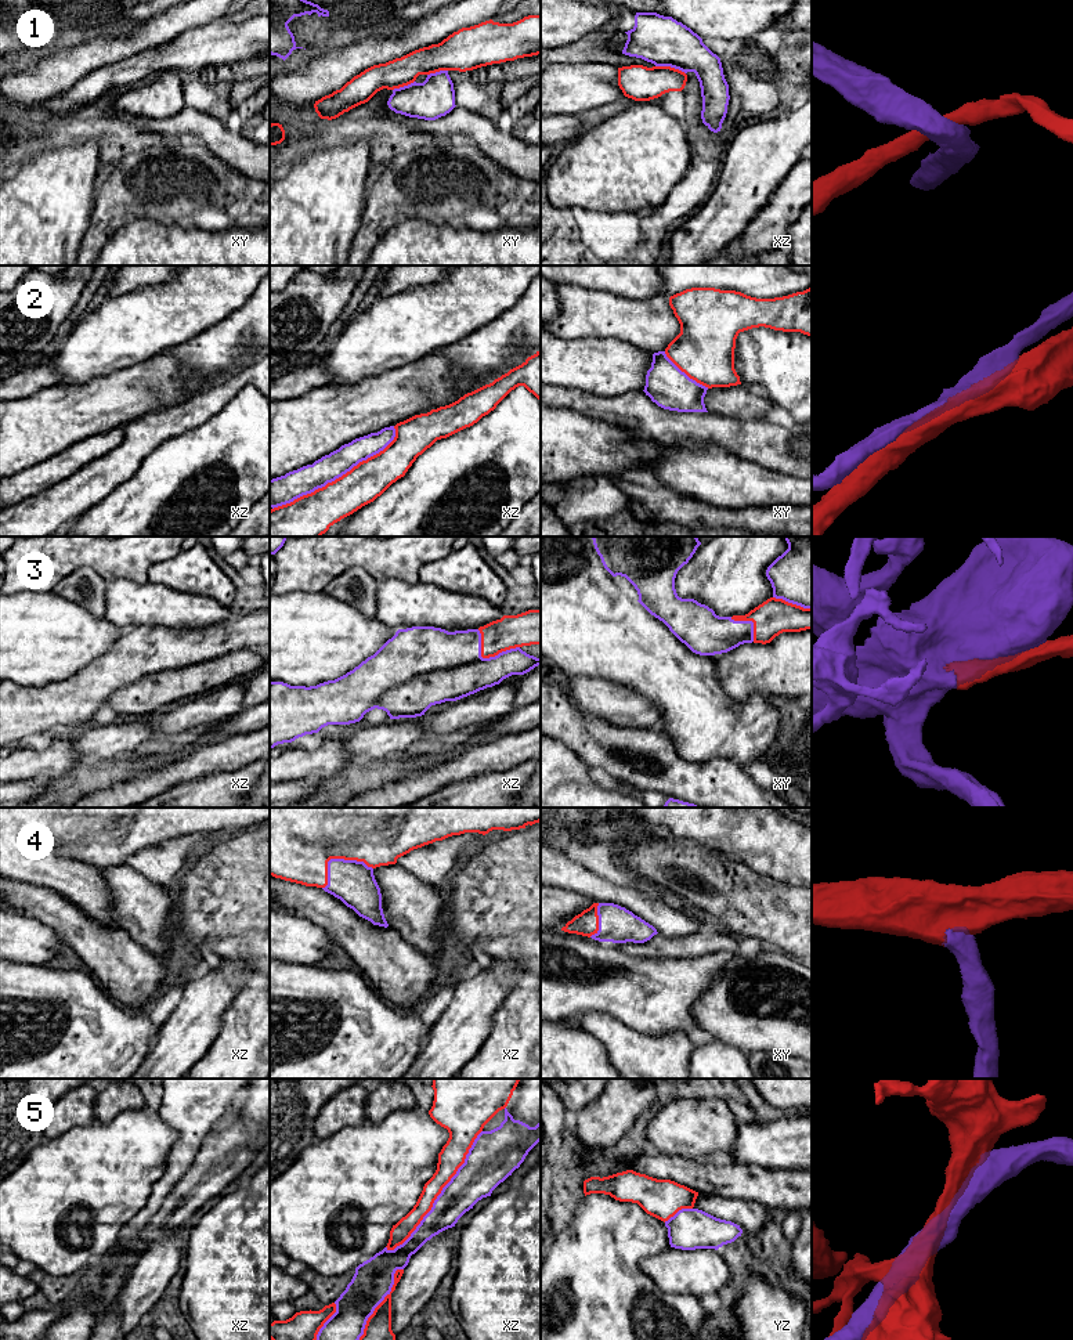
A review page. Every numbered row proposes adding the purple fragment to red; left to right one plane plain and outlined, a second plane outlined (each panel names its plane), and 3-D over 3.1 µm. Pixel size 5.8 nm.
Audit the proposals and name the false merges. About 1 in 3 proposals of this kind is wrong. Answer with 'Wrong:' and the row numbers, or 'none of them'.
Wrong: 1, 5

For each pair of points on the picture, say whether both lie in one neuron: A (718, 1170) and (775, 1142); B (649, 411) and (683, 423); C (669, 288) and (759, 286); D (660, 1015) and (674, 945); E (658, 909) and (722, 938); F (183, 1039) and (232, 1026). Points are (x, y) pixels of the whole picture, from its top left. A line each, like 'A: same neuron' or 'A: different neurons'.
A: different neurons
B: same neuron
C: same neuron
D: different neurons
E: different neurons
F: different neurons

